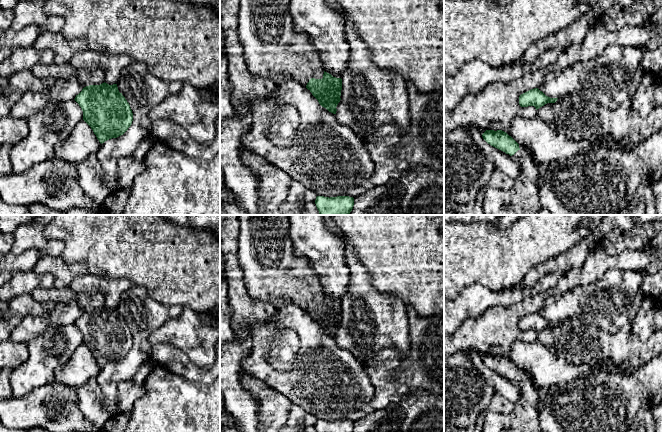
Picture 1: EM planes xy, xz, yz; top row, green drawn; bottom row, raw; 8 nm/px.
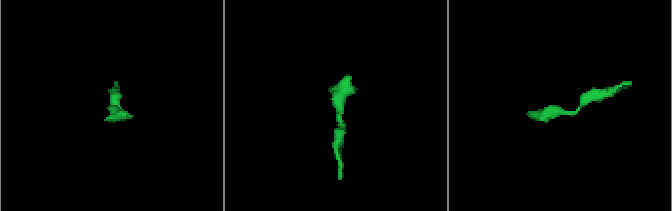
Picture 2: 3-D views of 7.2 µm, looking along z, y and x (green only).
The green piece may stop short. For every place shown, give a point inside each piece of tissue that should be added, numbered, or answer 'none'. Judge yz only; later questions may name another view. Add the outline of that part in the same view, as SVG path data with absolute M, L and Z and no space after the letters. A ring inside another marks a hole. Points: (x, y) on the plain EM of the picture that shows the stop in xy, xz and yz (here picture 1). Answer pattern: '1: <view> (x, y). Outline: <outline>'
1: yz (525, 417). Outline: M519 368L519 374L514 378L520 384L520 397L514 403L514 409L509 414L488 412L482 432L541 432L538 412L538 394L528 374Z

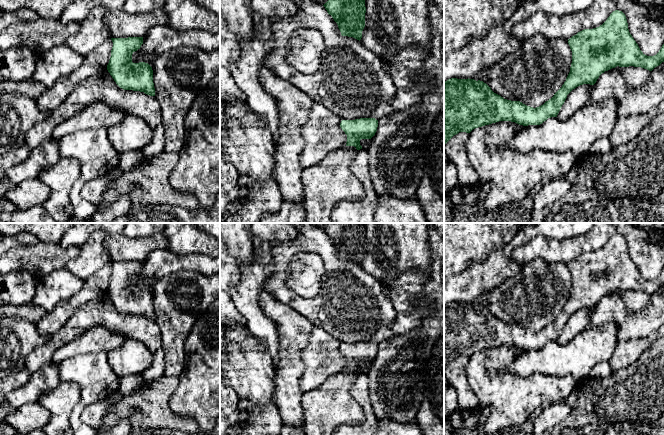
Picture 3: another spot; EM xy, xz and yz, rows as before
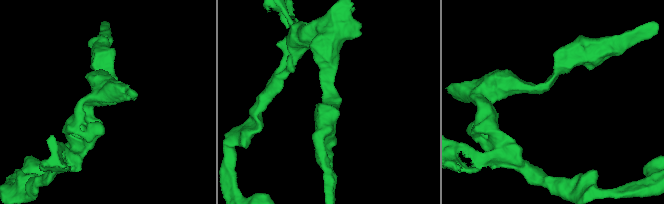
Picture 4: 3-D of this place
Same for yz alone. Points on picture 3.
none

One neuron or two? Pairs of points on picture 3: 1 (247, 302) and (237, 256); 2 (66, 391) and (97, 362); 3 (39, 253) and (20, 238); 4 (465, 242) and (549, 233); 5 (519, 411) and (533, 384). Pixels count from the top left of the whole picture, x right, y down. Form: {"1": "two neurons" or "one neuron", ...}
{"1": "two neurons", "2": "two neurons", "3": "two neurons", "4": "two neurons", "5": "one neuron"}

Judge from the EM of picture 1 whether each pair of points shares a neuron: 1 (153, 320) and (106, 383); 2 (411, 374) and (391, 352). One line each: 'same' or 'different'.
1: same
2: different

